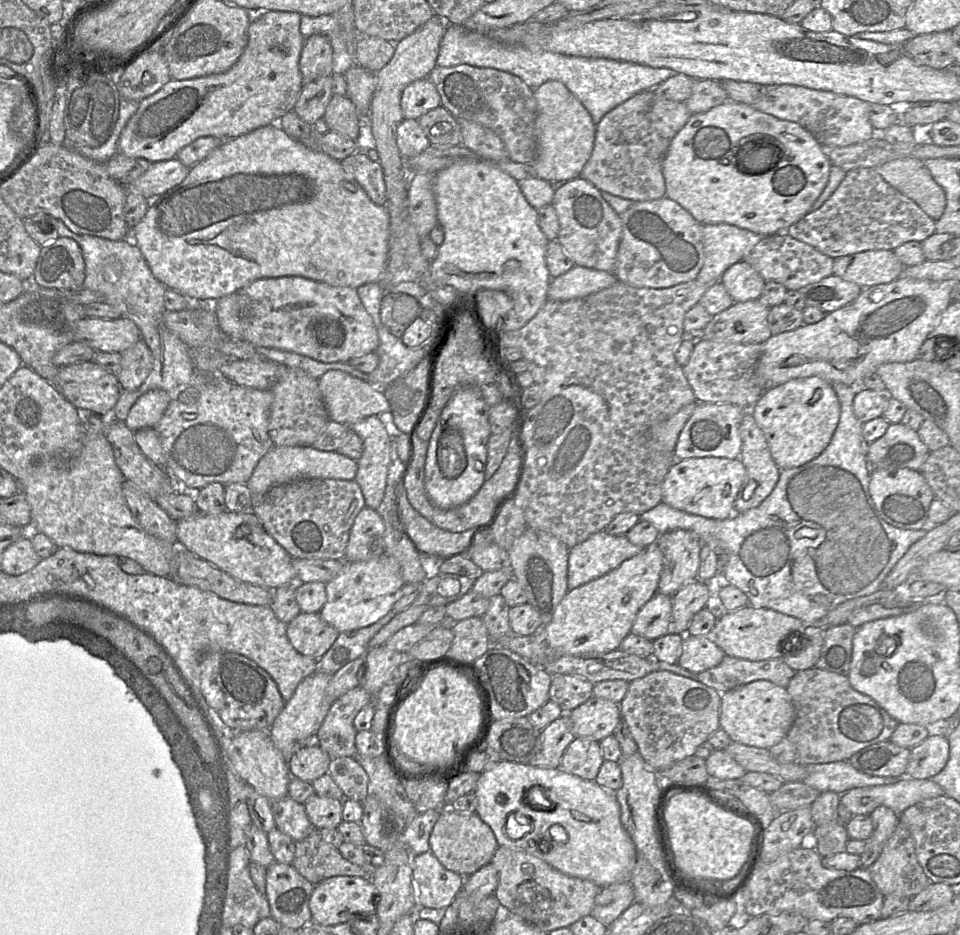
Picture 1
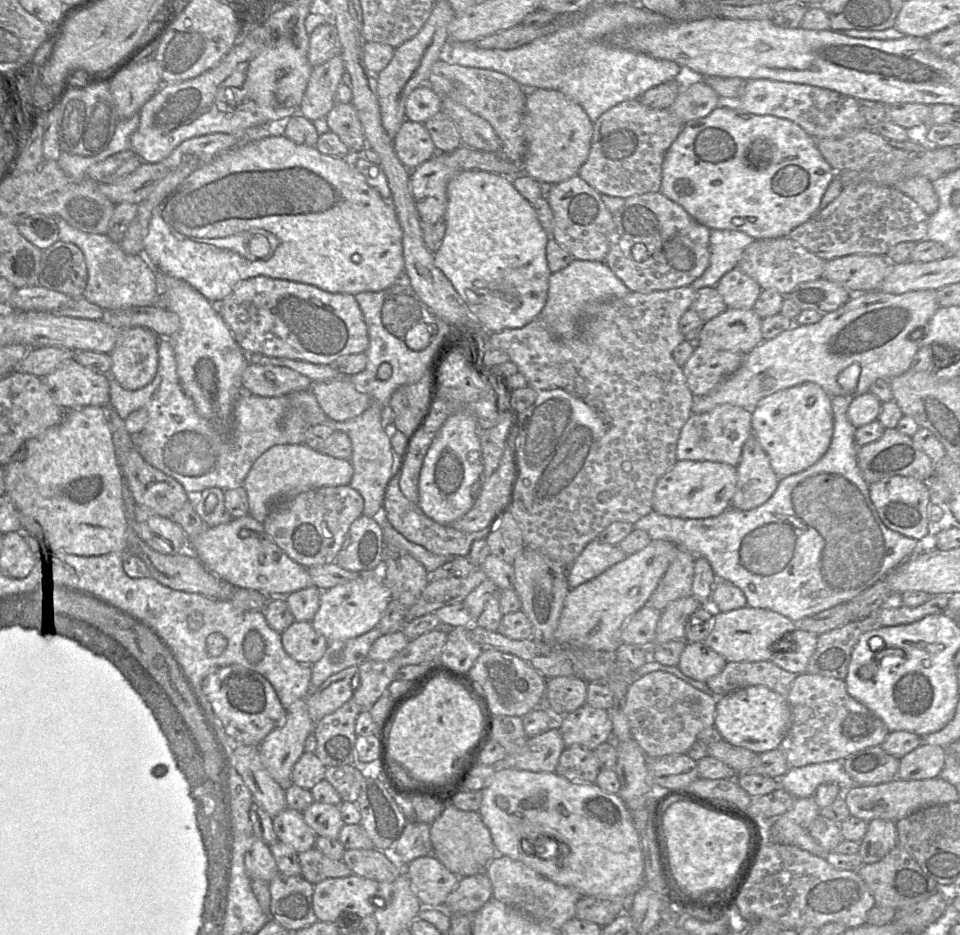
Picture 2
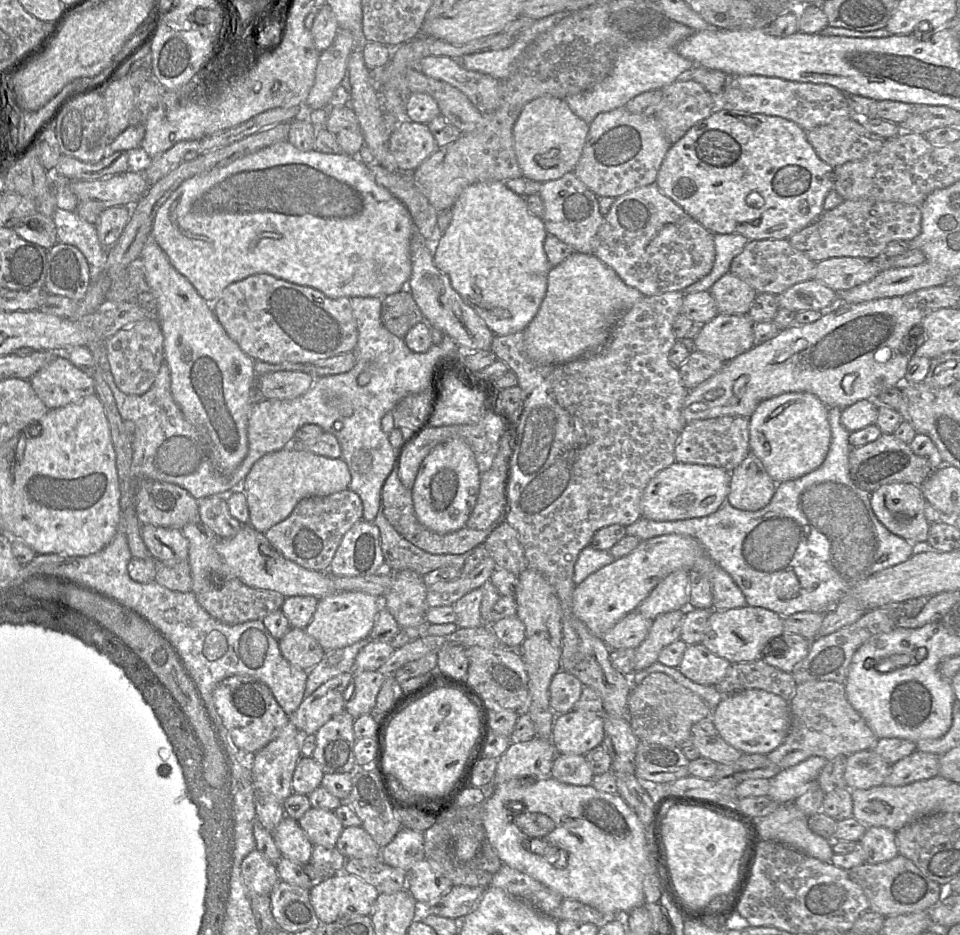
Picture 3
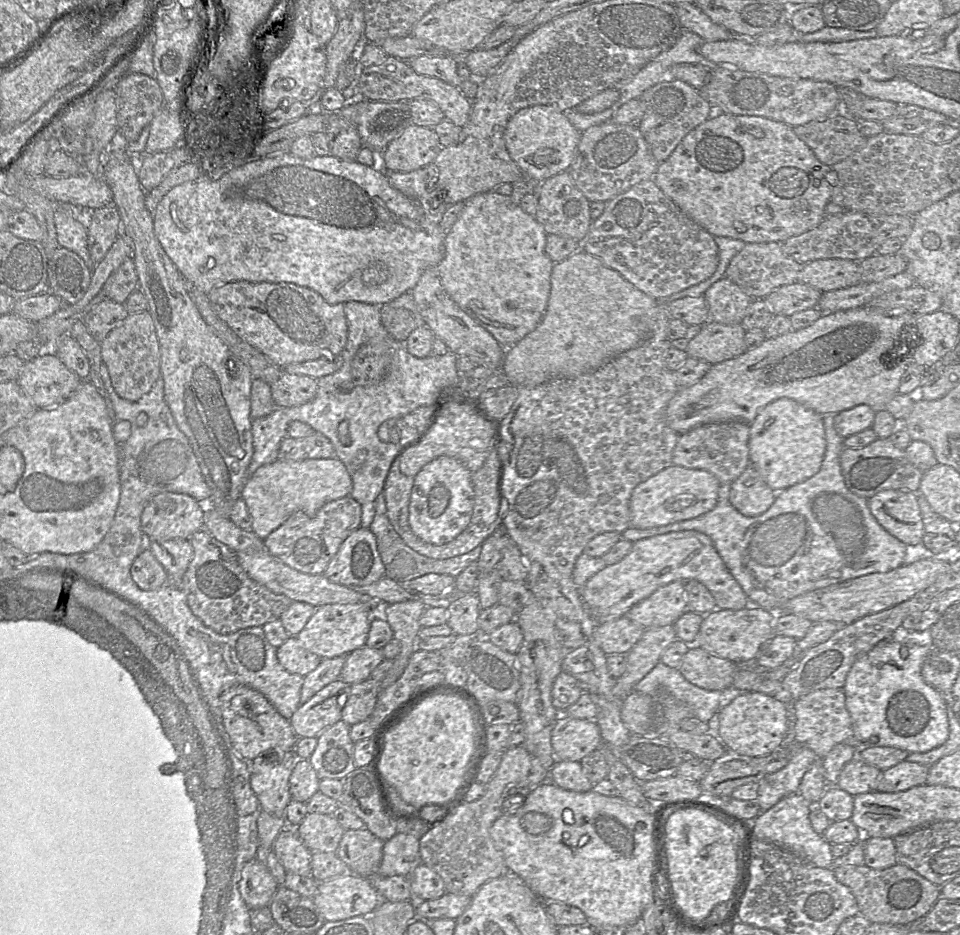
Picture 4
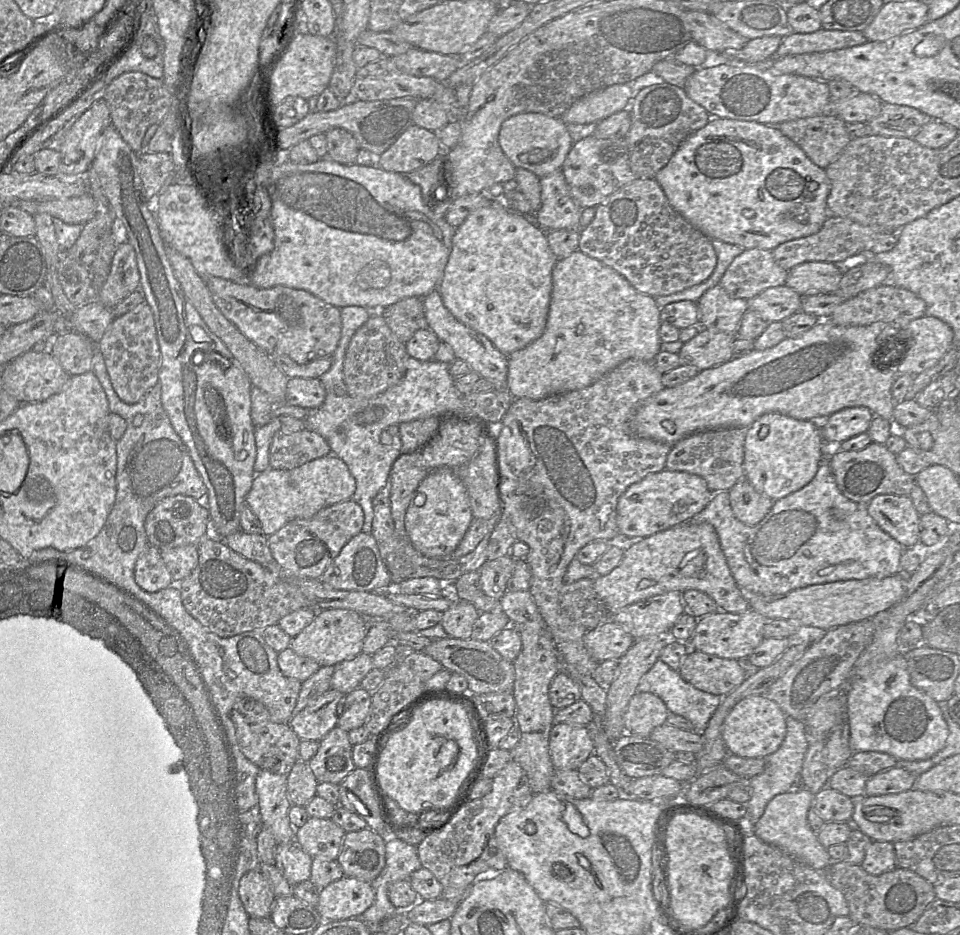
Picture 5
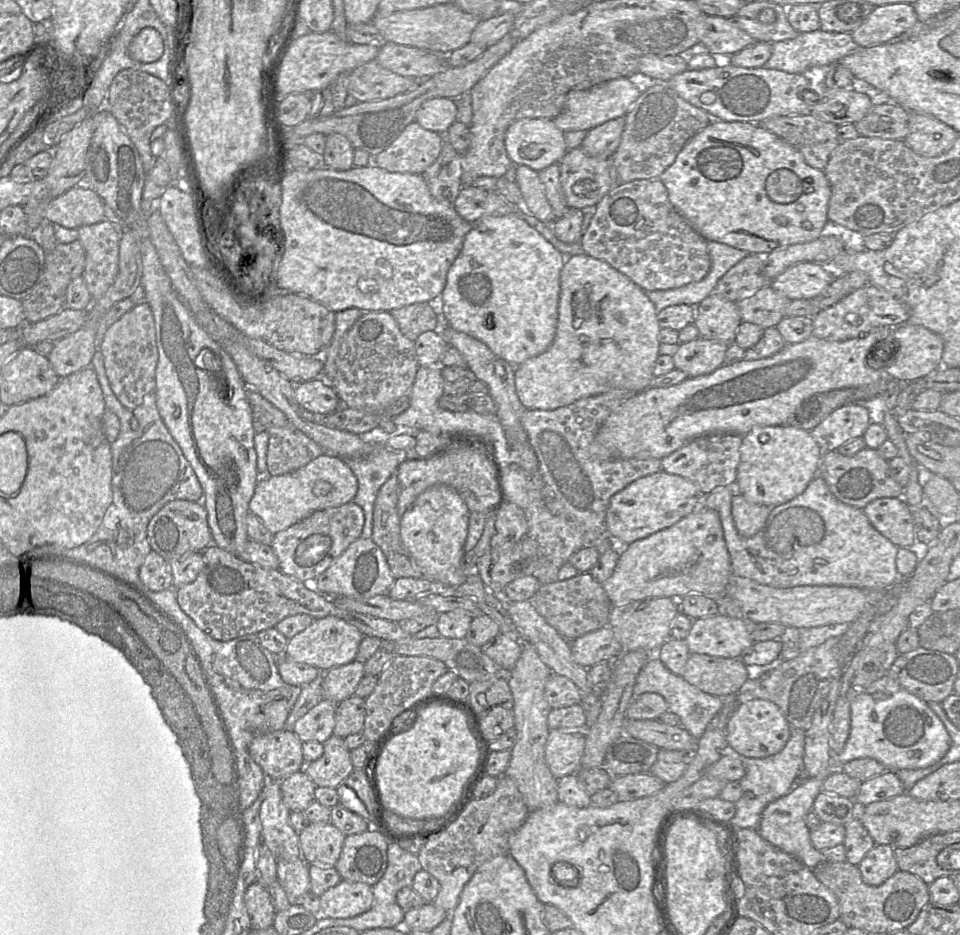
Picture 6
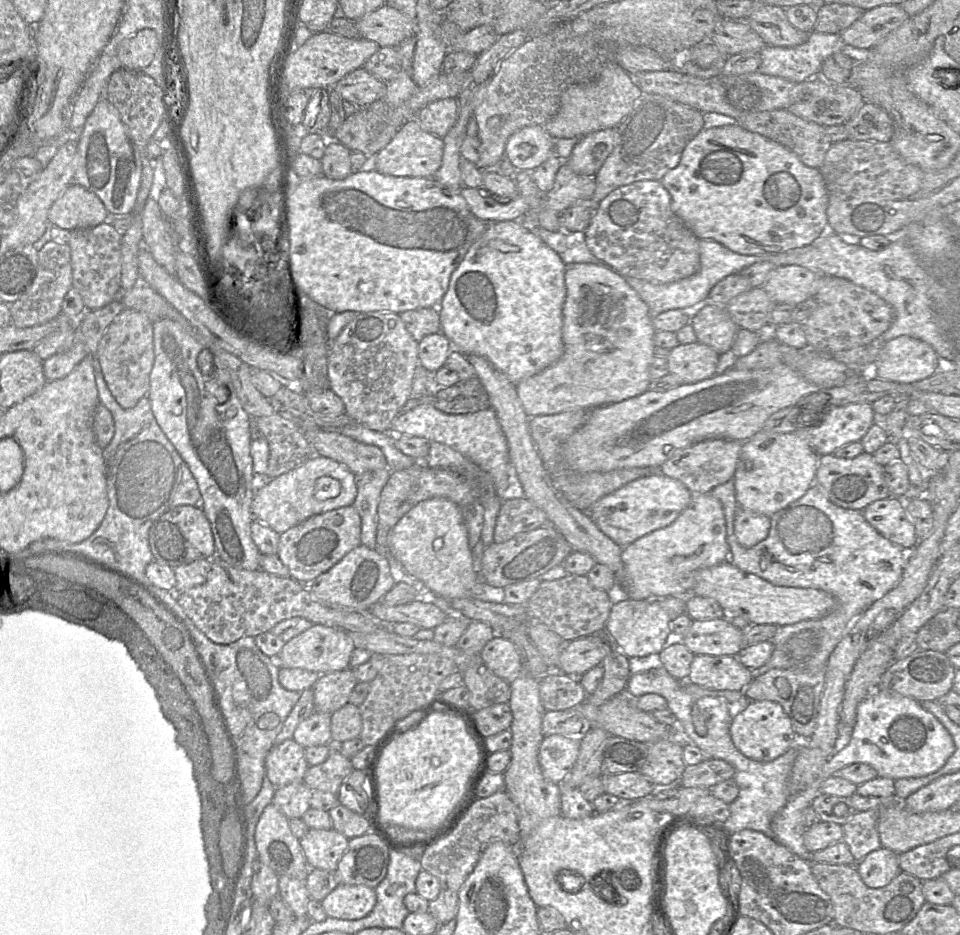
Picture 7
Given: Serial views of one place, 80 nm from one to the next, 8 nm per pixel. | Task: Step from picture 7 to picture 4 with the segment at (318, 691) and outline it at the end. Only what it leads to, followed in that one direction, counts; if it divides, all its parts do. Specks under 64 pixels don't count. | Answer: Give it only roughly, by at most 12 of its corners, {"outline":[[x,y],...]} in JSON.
{"outline":[[363,646],[346,656],[339,680],[369,679],[385,659],[382,649]]}

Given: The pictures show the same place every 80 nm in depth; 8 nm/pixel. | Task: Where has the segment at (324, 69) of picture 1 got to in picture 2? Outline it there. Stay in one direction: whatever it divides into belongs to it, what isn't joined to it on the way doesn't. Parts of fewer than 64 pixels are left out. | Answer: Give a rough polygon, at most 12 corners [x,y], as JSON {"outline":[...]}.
{"outline":[[331,19],[309,36],[307,57],[313,68],[340,53]]}

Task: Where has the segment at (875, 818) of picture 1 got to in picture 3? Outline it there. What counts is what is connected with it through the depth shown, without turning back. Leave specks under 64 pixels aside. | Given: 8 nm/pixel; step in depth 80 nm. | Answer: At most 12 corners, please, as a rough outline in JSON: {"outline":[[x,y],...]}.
{"outline":[[867,827],[858,844],[868,864],[899,854],[896,832]]}

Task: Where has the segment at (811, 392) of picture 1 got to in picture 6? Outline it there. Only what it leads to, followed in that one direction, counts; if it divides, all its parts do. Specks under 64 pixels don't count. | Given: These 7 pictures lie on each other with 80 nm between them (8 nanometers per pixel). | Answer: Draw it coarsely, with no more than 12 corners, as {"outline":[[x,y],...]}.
{"outline":[[792,425],[742,436],[733,487],[773,508],[818,474],[822,449]]}

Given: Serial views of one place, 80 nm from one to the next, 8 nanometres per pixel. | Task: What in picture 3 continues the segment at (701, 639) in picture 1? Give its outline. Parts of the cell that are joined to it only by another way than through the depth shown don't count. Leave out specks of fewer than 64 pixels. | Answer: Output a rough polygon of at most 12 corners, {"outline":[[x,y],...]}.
{"outline":[[698,643],[688,645],[678,670],[715,686],[729,661]]}

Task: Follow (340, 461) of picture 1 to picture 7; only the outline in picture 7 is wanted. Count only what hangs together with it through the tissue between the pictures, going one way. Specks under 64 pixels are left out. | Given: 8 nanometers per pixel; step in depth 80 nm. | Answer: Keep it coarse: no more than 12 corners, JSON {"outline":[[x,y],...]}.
{"outline":[[313,455],[257,489],[255,520],[278,534],[351,506],[355,474]]}

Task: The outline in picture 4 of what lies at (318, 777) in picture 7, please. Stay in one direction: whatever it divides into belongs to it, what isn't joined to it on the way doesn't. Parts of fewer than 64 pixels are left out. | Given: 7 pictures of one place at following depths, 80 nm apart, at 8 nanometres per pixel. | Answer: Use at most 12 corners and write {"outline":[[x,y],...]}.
{"outline":[[341,719],[318,736],[309,760],[320,780],[356,769],[355,742]]}

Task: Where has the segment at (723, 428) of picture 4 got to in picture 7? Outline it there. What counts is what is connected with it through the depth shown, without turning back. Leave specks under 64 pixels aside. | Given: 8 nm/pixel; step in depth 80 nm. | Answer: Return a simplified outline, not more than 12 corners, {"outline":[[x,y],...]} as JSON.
{"outline":[[713,438],[677,450],[658,472],[692,493],[734,478],[742,442]]}

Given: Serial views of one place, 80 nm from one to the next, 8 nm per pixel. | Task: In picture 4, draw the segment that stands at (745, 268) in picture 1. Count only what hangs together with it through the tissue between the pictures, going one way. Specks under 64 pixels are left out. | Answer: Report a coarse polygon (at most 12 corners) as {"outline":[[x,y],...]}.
{"outline":[[723,277],[704,293],[709,321],[740,324],[754,300]]}

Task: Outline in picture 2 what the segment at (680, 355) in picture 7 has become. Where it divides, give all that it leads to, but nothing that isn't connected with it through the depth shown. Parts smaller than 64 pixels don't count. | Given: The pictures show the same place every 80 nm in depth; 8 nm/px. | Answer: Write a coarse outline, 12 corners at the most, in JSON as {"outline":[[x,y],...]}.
{"outline":[[753,308],[702,325],[700,346],[747,354],[764,341]]}

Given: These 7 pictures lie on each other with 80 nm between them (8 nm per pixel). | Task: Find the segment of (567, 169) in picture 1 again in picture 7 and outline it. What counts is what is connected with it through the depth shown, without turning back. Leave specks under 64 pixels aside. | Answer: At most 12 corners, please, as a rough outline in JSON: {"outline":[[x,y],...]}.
{"outline":[[543,125],[524,127],[506,143],[505,158],[532,172],[555,153]]}

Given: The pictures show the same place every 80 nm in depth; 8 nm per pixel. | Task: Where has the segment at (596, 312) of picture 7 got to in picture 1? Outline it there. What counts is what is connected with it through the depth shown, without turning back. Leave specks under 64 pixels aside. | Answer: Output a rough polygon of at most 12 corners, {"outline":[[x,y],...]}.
{"outline":[[574,265],[551,279],[548,298],[582,298],[611,287],[612,272]]}

